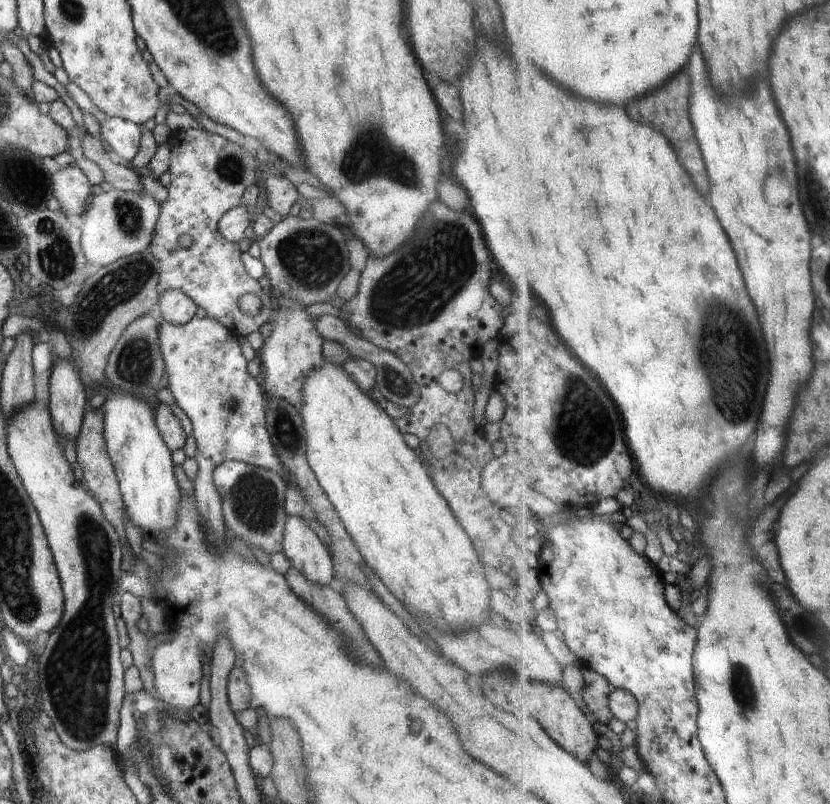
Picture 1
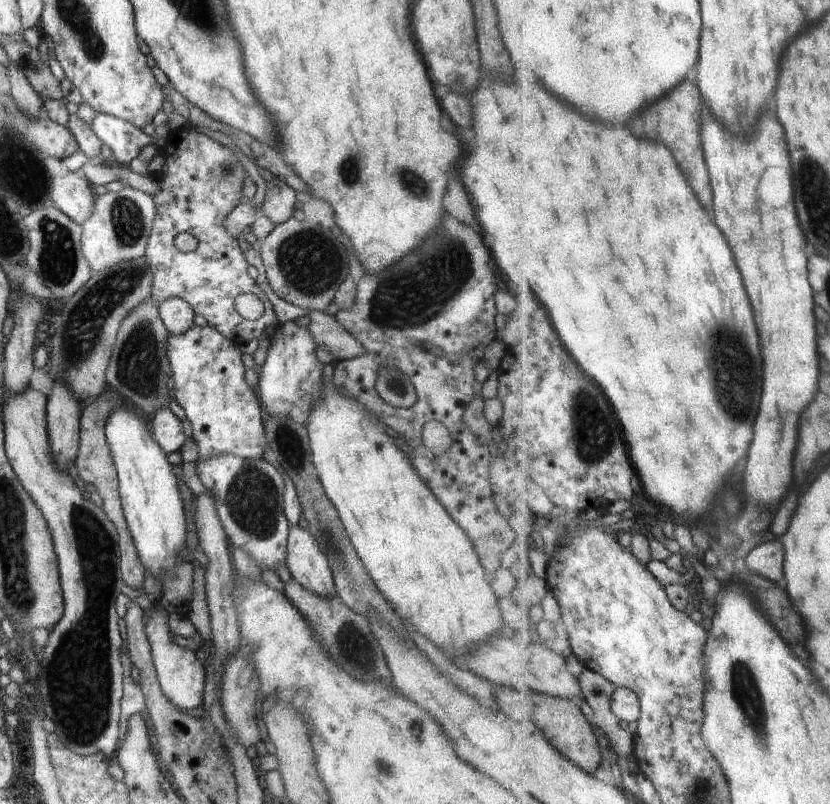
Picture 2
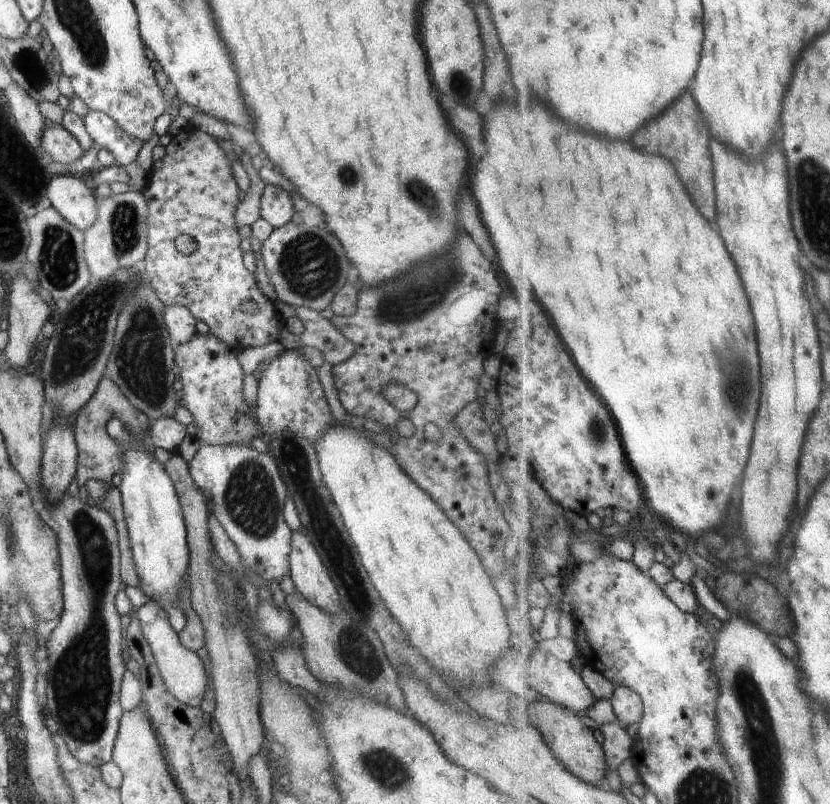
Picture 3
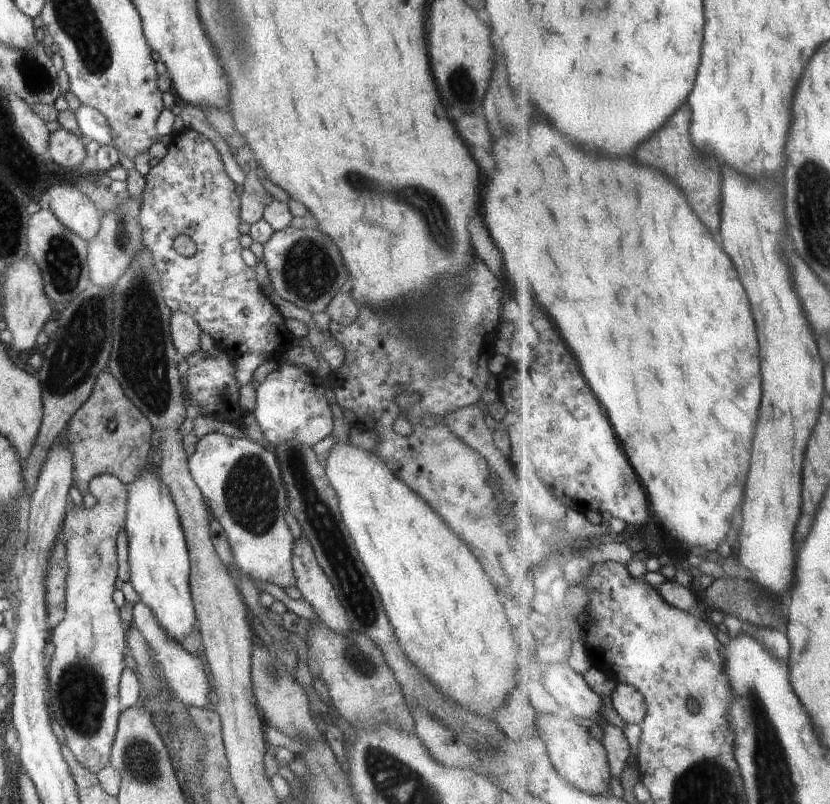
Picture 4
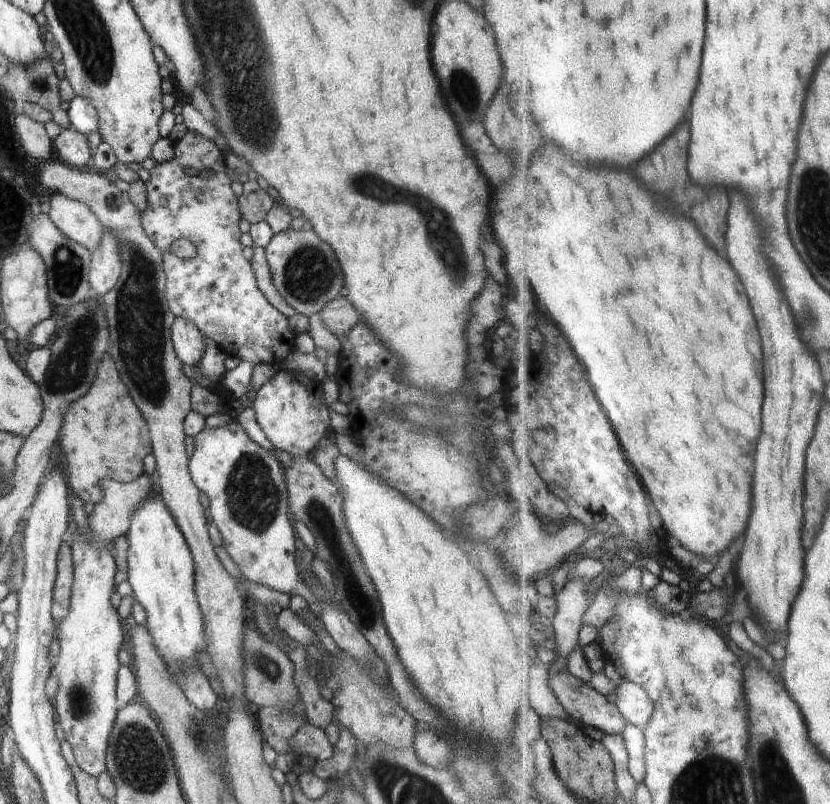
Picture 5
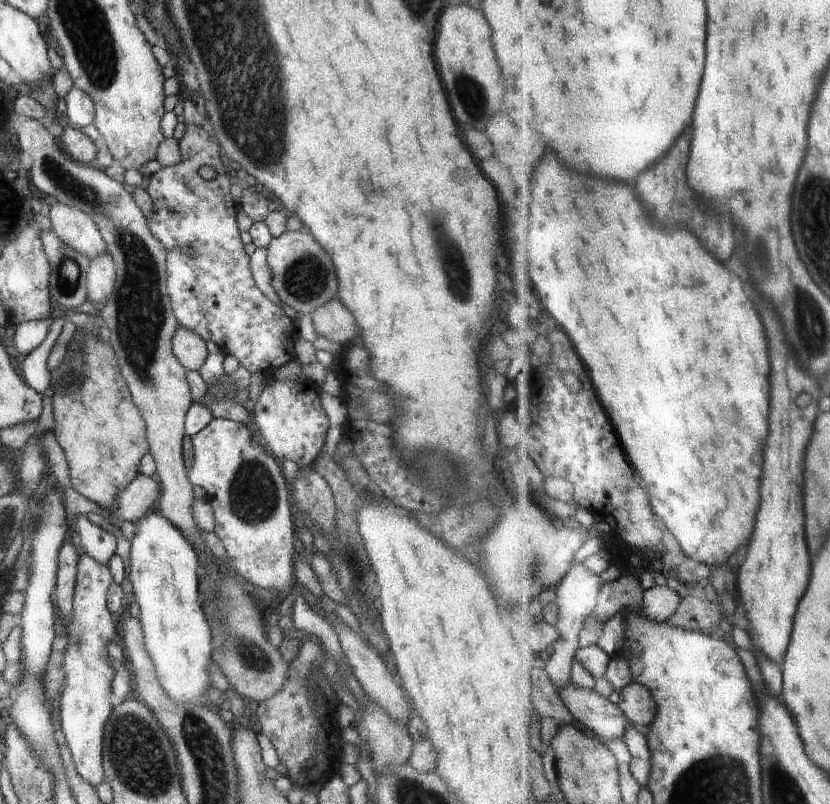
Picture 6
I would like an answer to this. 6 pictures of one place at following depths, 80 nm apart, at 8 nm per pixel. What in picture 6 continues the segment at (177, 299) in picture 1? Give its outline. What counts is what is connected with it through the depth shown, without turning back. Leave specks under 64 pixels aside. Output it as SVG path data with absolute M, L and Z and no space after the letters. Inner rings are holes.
M179 326L174 333L172 348L174 356L187 371L199 372L208 358L205 340L194 331L189 331L182 326Z

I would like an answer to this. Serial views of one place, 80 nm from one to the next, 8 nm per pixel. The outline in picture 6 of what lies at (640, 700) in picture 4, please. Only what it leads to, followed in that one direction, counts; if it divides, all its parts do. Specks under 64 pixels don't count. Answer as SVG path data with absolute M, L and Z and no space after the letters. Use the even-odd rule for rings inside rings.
M632 684L624 692L622 708L632 722L638 726L652 726L659 715L659 704L654 700L654 694L644 684Z

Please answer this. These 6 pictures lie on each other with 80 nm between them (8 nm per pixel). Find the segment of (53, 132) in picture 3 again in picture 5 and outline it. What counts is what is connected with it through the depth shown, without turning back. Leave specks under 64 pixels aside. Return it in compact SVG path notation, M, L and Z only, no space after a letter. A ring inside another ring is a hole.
M62 129L54 138L53 152L56 158L68 166L85 169L93 157L87 137L76 129Z

